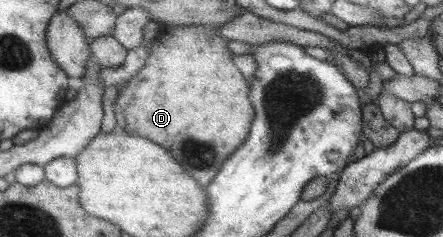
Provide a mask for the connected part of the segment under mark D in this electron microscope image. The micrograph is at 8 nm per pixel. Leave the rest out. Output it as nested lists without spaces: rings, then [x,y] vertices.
[[[161,25],[161,34],[151,46],[148,62],[117,96],[114,105],[117,127],[136,136],[149,136],[151,140],[157,140],[157,144],[165,144],[165,148],[169,148],[173,156],[181,160],[185,170],[189,170],[191,176],[208,187],[227,159],[241,144],[246,143],[251,132],[256,114],[249,98],[252,85],[233,62],[235,54],[229,50],[229,40],[220,36],[215,27]]]

